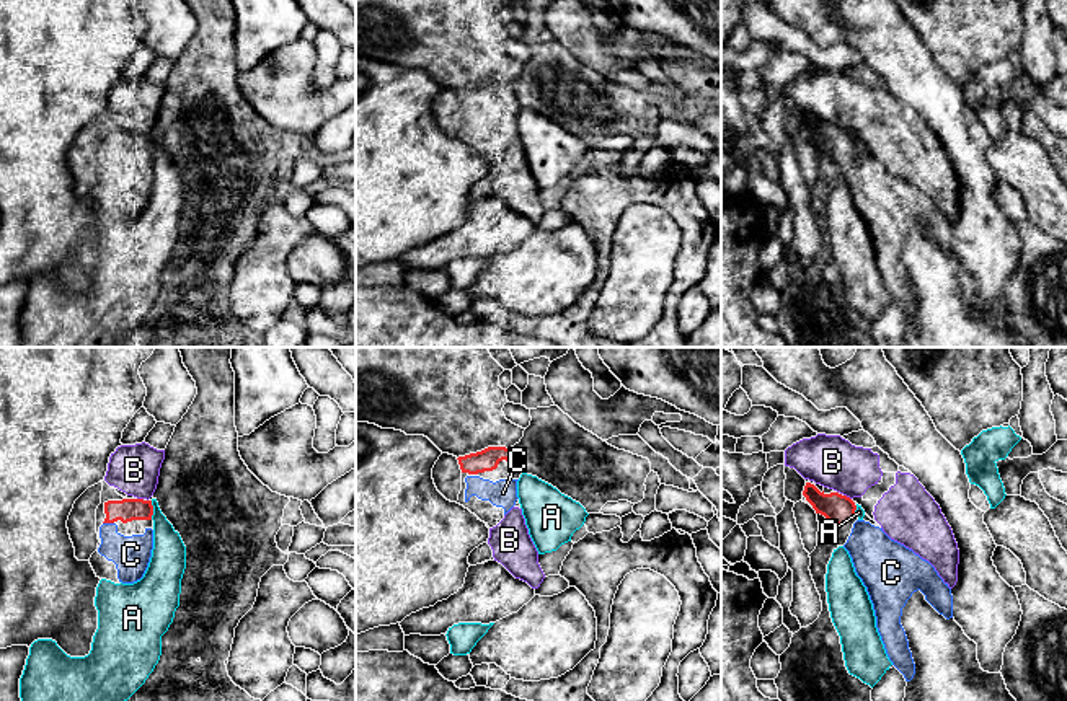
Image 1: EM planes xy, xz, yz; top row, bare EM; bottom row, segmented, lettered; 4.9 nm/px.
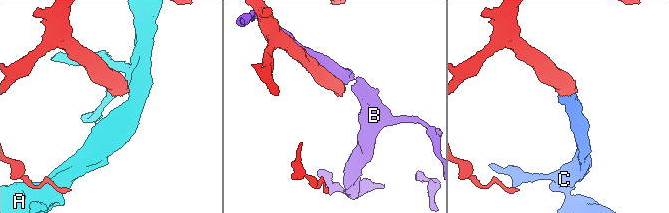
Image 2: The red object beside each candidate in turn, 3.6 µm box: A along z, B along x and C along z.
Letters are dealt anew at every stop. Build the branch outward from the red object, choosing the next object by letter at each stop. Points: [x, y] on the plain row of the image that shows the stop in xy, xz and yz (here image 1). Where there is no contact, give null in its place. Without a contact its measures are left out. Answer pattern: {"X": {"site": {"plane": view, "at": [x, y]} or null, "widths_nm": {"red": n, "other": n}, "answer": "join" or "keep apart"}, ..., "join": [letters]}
{"A": {"site": {"plane": "xy", "at": [152, 145]}, "widths_nm": {"red": 110, "other": 180}, "answer": "keep apart"}, "B": {"site": {"plane": "yz", "at": [845, 131]}, "widths_nm": {"red": 150, "other": 260}, "answer": "keep apart"}, "C": {"site": {"plane": "xy", "at": [108, 157]}, "widths_nm": {"red": 110, "other": 190}, "answer": "join"}, "join": ["C"]}

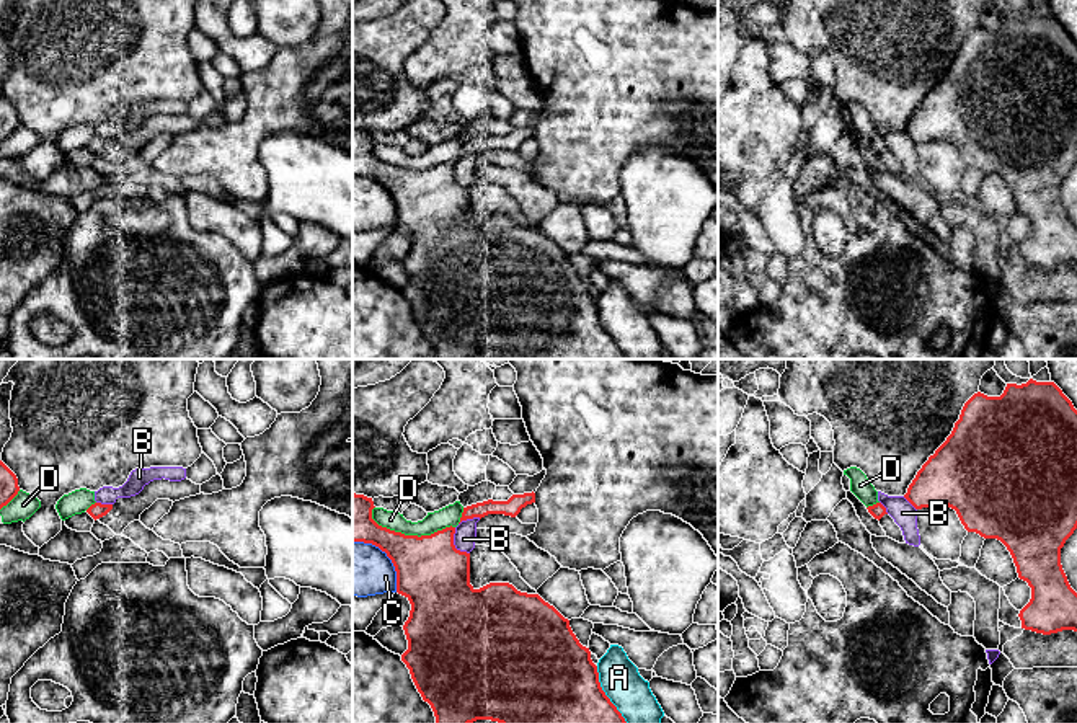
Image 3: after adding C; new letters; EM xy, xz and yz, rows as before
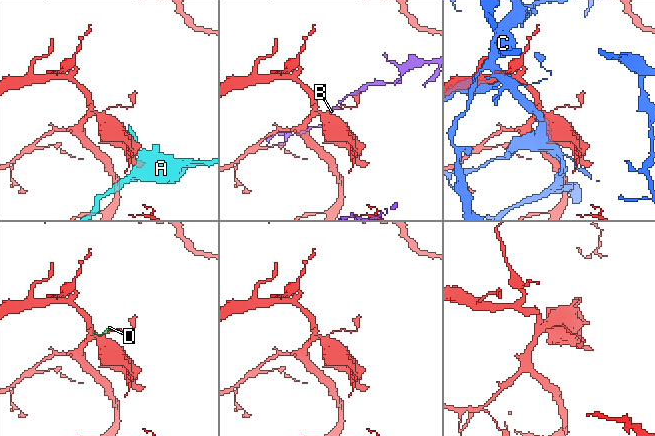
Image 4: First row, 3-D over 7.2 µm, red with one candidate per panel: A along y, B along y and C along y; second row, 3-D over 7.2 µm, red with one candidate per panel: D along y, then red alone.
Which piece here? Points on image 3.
{"A": {"site": {"plane": "xz", "at": [606, 330]}, "widths_nm": {"red": 500, "other": 200}, "answer": "keep apart"}, "B": {"site": {"plane": "xz", "at": [452, 178]}, "widths_nm": {"red": 340, "other": 110}, "answer": "keep apart"}, "C": {"site": {"plane": "xz", "at": [387, 190]}, "widths_nm": {"red": 340, "other": 280}, "answer": "keep apart"}, "D": {"site": {"plane": "xz", "at": [410, 170]}, "widths_nm": {"red": 340, "other": 100}, "answer": "keep apart"}, "join": []}

